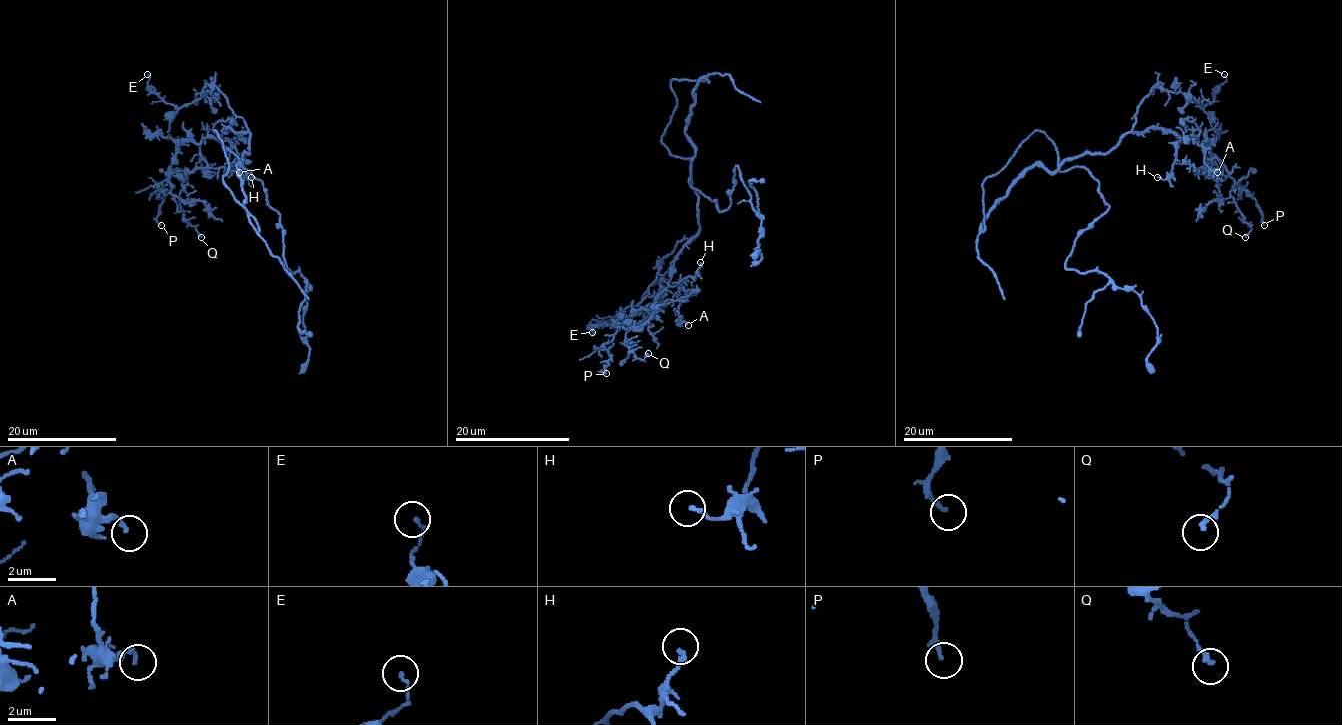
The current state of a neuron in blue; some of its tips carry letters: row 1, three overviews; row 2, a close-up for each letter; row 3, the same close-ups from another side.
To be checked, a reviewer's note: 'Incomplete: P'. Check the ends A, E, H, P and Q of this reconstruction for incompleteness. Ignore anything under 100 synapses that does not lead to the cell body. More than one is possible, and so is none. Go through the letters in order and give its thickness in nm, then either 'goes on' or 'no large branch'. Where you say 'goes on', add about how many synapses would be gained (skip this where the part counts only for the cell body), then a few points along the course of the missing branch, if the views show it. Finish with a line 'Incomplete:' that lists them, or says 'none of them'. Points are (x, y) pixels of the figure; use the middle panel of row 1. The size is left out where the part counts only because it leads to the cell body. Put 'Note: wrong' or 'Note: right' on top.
Note: wrong
A: 150 nm thick; no large branch
E: 130 nm thick; no large branch
H: 170 nm thick; no large branch
P: 160 nm thick; no large branch
Q: 160 nm thick; no large branch
Incomplete: none of them

